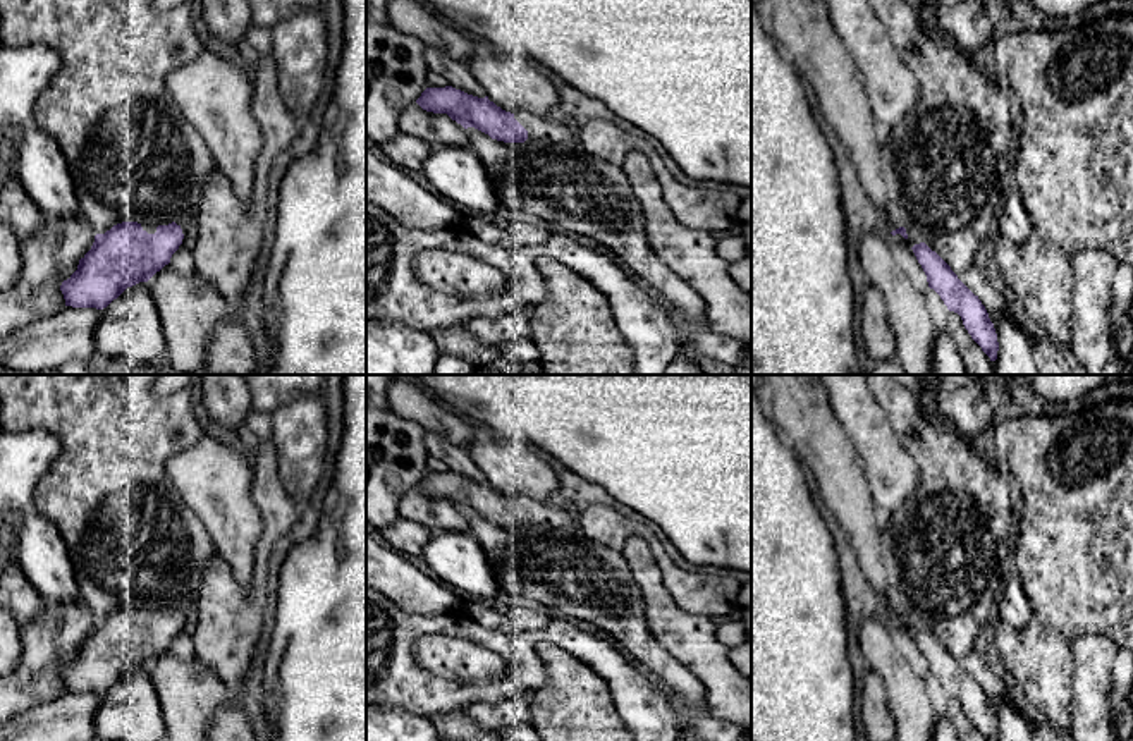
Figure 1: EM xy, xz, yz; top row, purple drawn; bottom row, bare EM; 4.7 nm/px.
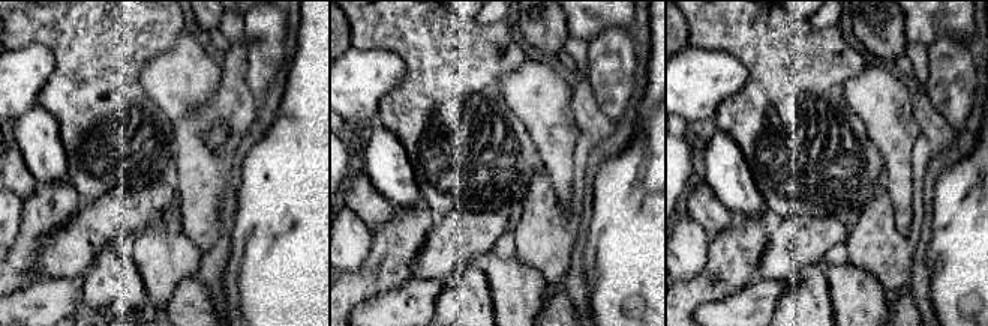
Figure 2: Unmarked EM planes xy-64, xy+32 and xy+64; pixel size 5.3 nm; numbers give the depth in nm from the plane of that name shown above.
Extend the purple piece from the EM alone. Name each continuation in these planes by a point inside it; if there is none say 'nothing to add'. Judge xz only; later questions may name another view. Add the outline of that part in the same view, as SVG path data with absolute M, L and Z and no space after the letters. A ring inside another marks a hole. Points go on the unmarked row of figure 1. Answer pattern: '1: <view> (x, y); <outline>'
1: xz (554, 514); M516 497L514 504L528 516L528 524L547 526L573 533L576 528L576 511L555 500L535 500L528 497Z

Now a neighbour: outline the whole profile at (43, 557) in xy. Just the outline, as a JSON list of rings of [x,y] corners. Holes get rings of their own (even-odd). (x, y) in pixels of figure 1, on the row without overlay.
[[[36,505],[22,511],[14,531],[17,566],[48,603],[79,602],[69,548],[57,526]]]

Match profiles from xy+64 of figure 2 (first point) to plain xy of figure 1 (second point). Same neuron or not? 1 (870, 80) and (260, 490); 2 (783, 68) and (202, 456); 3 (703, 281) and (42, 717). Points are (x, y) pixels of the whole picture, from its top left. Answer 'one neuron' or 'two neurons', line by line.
1: two neurons
2: two neurons
3: two neurons

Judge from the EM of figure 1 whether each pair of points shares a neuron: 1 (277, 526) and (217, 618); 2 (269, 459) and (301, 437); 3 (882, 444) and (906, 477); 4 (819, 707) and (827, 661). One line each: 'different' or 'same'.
1: same
2: different
3: same
4: same

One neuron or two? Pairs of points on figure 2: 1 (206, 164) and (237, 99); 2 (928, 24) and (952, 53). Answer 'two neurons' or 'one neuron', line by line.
1: one neuron
2: two neurons

